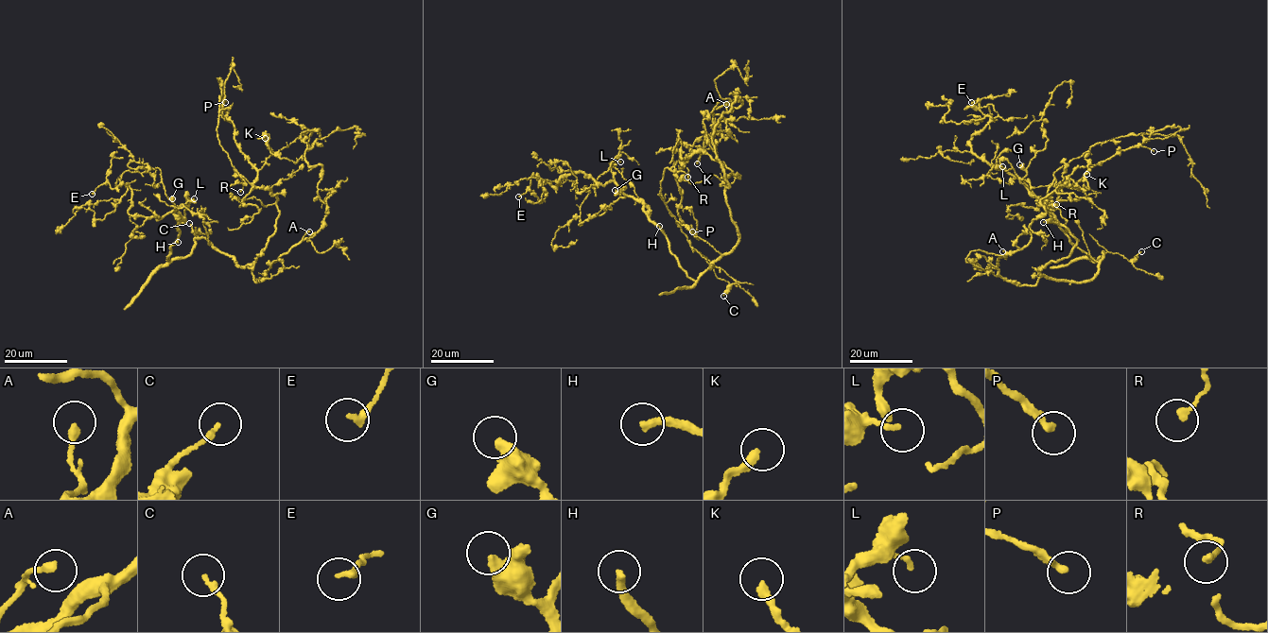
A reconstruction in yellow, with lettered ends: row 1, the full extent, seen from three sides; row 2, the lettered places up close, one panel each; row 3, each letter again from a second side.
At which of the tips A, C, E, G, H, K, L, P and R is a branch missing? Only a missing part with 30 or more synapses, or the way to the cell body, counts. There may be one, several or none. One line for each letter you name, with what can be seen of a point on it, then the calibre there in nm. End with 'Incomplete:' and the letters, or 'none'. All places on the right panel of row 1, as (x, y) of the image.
H: at (1043, 222); 240 nm thick
Incomplete: H

